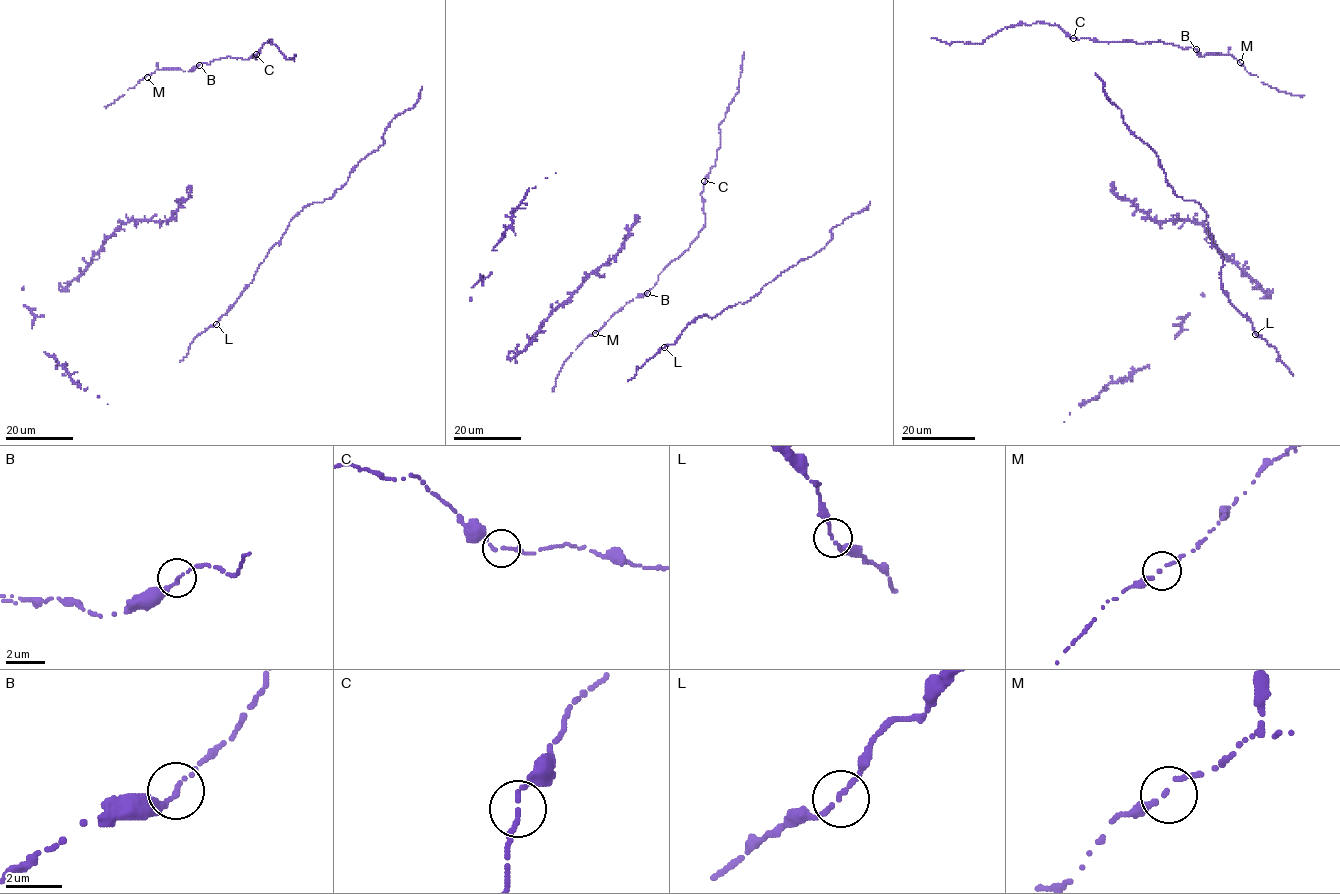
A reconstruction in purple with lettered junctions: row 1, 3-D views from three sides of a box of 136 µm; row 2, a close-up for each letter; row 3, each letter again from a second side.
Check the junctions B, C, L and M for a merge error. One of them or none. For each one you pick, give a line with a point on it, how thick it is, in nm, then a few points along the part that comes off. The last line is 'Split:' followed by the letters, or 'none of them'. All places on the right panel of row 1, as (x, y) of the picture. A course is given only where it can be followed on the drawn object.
Split: none of them

